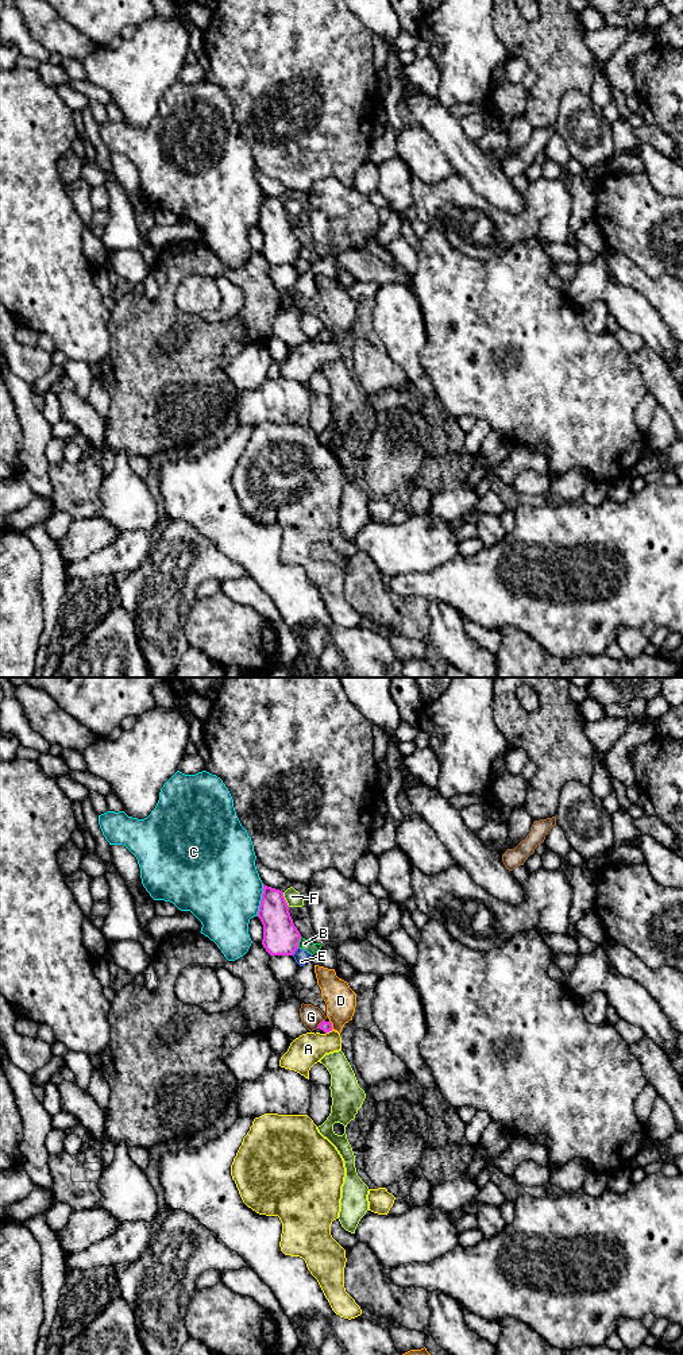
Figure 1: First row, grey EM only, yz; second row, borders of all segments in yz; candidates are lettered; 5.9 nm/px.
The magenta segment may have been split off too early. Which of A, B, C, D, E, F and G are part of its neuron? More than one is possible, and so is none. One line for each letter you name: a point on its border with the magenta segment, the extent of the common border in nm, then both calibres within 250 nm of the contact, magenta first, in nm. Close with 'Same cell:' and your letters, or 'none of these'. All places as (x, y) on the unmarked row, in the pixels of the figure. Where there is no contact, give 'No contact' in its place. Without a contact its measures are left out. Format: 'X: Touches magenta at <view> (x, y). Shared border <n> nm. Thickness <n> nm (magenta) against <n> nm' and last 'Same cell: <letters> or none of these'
Same cell: none of these

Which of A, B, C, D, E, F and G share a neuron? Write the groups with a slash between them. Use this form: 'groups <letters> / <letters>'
groups A / B / C / D / E / F / G

